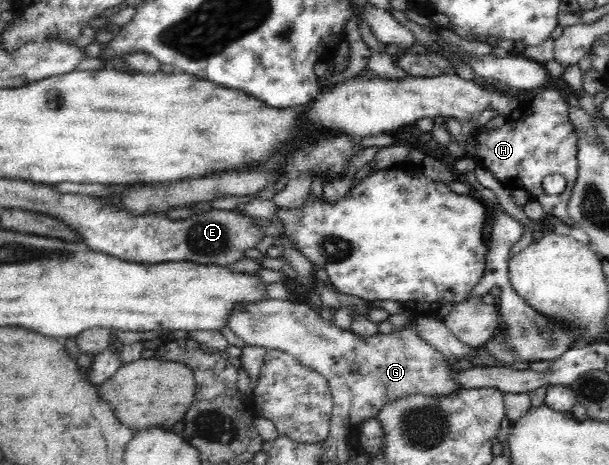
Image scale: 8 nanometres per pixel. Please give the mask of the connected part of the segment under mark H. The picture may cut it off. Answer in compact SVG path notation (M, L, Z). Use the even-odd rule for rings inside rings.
M543 89L541 93L537 93L530 100L516 104L515 111L511 110L509 121L504 123L501 129L487 129L483 133L477 133L473 137L471 147L473 144L477 145L479 163L487 171L491 171L507 189L530 191L533 200L541 204L546 215L553 215L559 221L563 221L569 226L575 226L577 223L569 217L568 202L578 176L577 136L574 135L573 124L569 124L569 112L565 113L565 101L567 98L565 94L561 95L561 91ZM547 175L562 175L566 179L565 189L559 195L549 195L543 190L543 179Z

